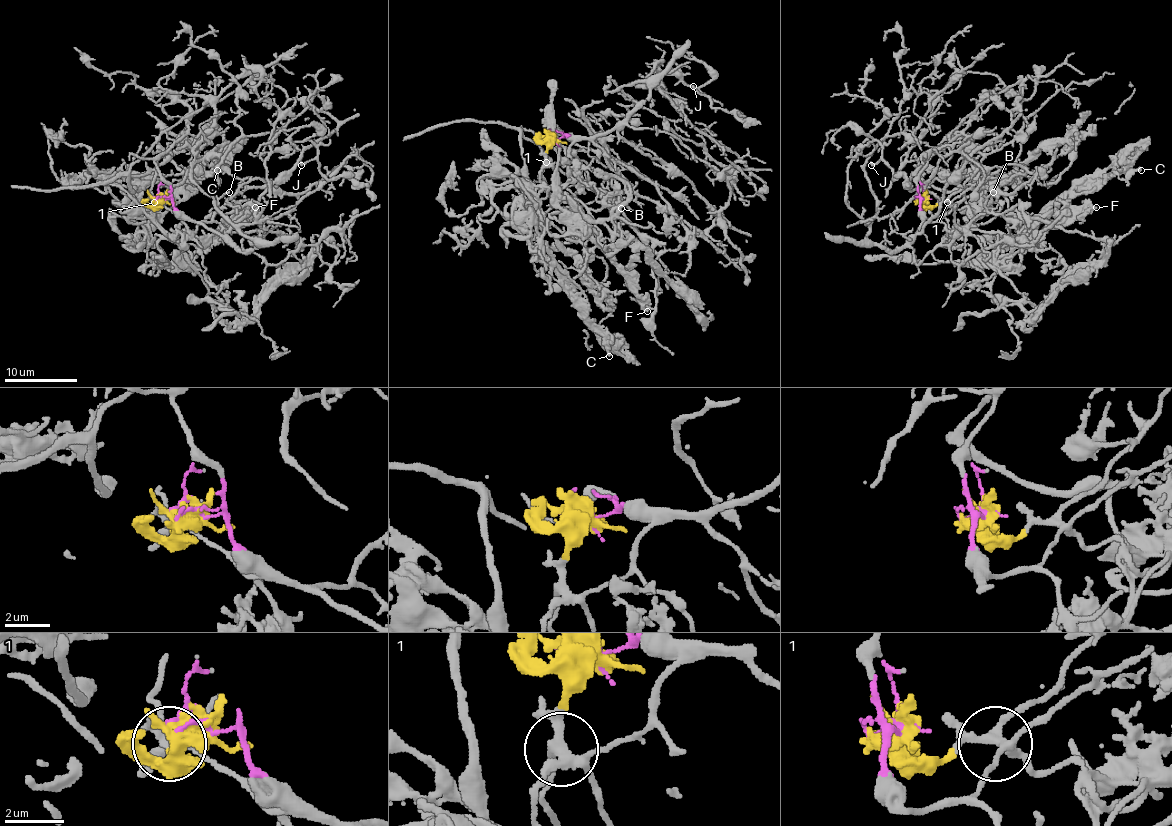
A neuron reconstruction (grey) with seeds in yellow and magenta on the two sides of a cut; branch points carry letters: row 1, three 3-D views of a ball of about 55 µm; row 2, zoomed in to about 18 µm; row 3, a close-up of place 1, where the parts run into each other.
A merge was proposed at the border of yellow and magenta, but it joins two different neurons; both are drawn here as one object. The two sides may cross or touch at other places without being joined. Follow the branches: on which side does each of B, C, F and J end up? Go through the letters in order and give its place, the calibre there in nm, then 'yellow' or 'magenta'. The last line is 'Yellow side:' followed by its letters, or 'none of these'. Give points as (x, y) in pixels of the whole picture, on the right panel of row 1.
B: at (993, 192); 120 nm thick; magenta
C: at (1141, 170); 240 nm thick; yellow
F: at (1096, 207); 360 nm thick; yellow
J: at (871, 165); 170 nm thick; magenta
Yellow side: C, F

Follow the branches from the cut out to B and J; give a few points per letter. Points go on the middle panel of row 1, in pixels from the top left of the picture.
B: (553, 137), (566, 135), (571, 140), (569, 157), (608, 202), (620, 207)
J: (553, 137), (602, 135), (644, 100), (649, 86), (631, 84), (660, 61), (666, 75), (709, 97), (693, 86)

